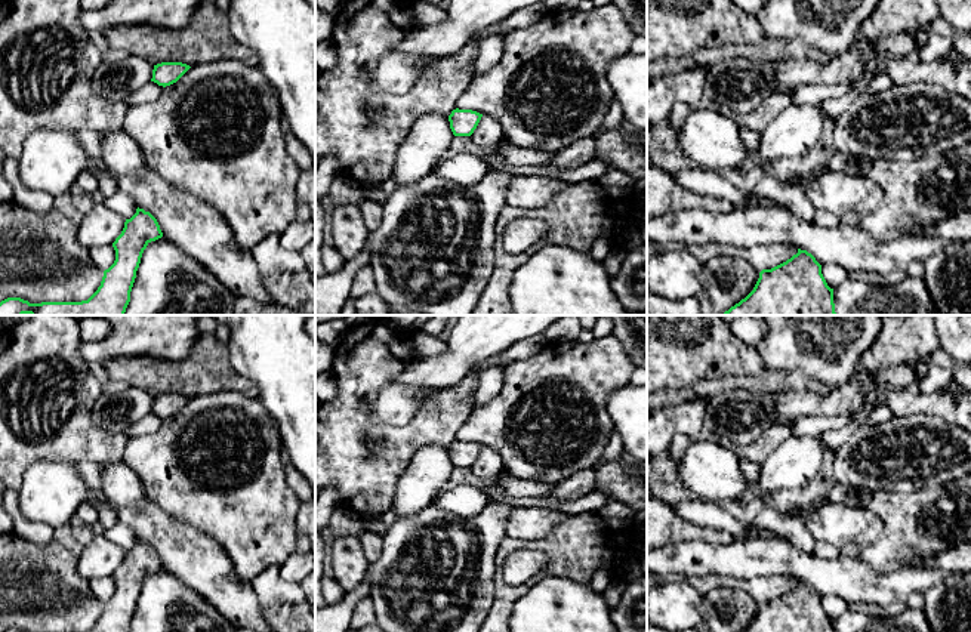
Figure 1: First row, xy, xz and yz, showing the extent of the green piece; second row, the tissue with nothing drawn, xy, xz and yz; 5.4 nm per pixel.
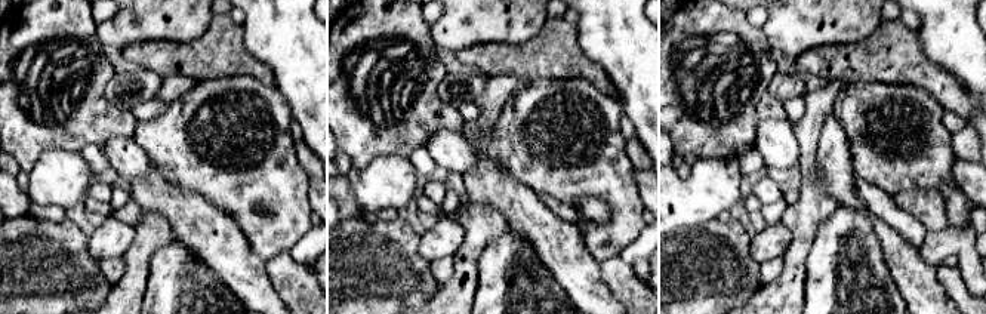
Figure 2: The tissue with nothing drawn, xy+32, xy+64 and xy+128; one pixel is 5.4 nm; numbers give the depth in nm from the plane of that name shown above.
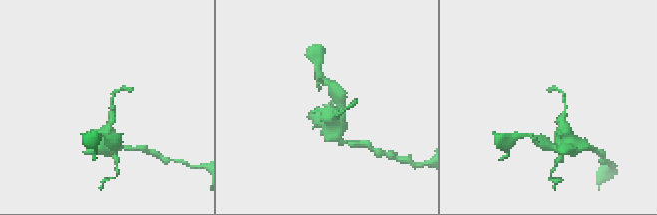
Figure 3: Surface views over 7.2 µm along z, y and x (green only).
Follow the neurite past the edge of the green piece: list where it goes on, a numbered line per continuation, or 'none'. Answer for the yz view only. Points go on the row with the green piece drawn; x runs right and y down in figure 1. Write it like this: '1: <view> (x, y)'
none

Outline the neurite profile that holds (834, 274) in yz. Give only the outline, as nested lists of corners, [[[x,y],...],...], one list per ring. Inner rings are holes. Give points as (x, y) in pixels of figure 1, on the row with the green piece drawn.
[[[835,263],[822,265],[822,274],[830,289],[836,289],[842,281],[848,278],[848,272]]]

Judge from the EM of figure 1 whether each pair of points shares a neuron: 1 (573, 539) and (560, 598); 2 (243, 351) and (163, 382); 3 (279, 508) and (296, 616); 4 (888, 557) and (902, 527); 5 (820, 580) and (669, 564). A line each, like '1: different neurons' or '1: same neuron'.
1: different neurons
2: different neurons
3: different neurons
4: same neuron
5: same neuron

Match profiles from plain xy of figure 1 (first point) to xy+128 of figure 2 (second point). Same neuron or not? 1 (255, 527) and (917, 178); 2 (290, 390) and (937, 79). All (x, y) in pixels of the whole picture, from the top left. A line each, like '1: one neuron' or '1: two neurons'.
1: one neuron
2: two neurons

